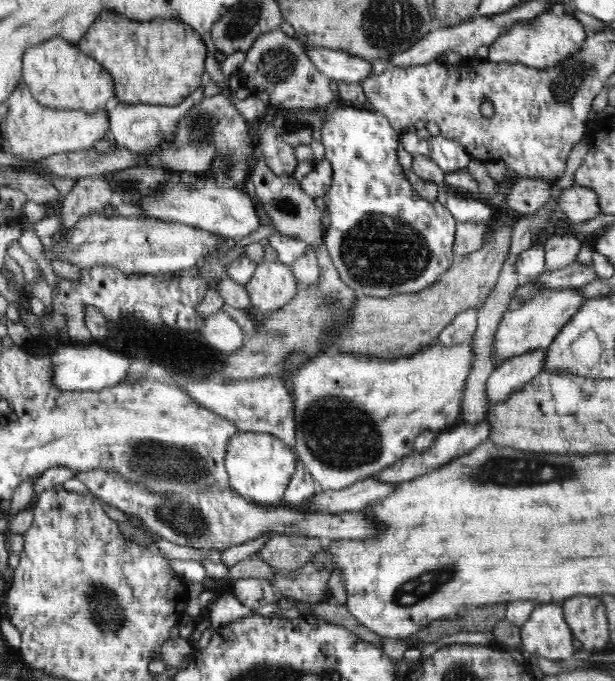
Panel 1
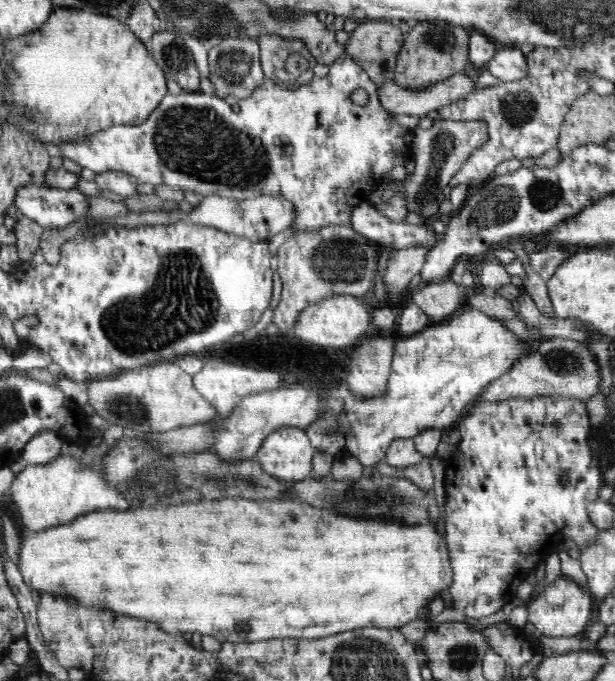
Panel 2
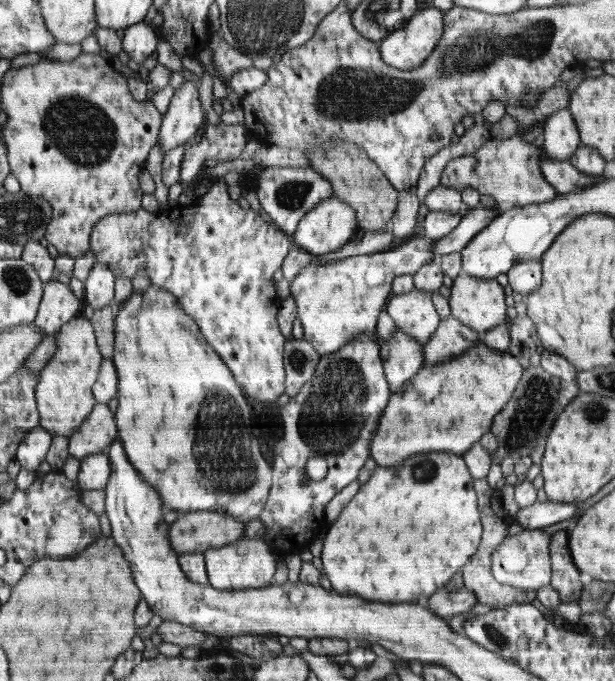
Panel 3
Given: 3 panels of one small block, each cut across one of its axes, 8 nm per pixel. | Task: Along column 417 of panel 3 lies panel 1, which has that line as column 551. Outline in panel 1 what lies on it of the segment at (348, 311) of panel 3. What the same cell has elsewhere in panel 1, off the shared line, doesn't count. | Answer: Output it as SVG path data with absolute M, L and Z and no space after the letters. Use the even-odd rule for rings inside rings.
M573 234L554 235L544 244L546 270L560 270L576 261L582 242Z

